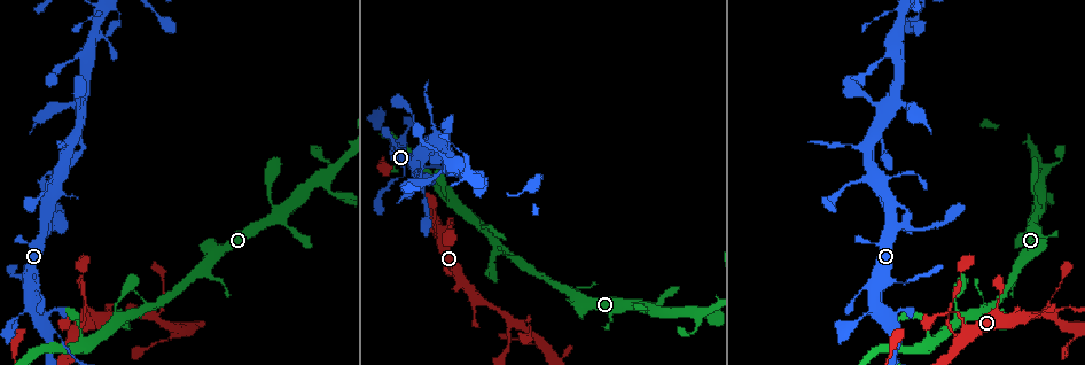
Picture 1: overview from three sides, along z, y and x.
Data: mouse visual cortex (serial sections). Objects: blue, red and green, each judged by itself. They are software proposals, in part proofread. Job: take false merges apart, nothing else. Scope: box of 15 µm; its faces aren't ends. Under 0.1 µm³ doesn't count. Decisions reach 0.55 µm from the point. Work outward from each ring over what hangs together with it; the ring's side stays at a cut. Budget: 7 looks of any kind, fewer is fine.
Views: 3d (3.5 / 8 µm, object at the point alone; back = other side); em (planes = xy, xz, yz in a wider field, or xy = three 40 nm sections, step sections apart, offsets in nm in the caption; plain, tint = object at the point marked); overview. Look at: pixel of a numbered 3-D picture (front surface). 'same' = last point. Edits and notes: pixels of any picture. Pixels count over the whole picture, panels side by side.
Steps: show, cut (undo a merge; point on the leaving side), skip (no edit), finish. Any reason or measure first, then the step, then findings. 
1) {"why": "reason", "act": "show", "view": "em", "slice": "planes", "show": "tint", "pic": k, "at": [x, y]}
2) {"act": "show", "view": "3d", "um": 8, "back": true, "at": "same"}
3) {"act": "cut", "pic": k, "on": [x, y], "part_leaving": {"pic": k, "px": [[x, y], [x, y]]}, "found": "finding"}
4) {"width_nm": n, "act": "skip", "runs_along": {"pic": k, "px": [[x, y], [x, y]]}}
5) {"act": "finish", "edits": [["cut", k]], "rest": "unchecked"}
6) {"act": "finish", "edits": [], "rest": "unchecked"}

{"why": "a narrow waist", "act": "show", "view": "3d", "um": 3.5, "pic": 1, "at": [904, 283]}

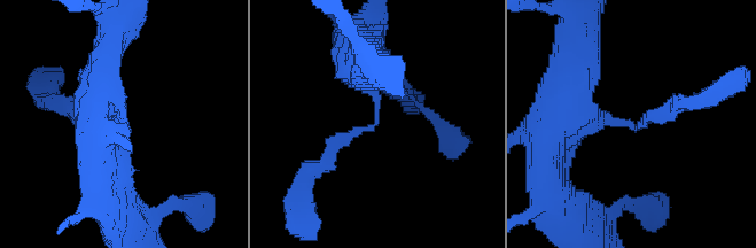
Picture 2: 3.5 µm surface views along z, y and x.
{"arm_widths_nm": [200, 350], "act": "show", "view": "em", "slice": "xy", "step": 3, "show": "plain", "pic": 2, "at": [639, 126]}

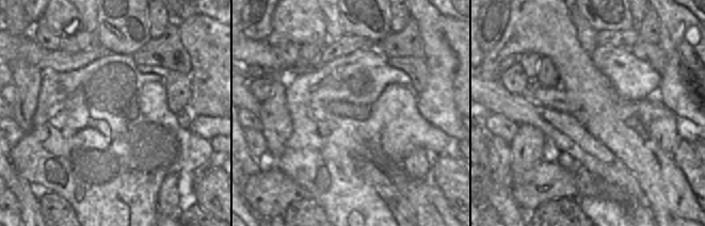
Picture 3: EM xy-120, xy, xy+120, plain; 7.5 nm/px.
{"act": "show", "view": "em", "slice": "xy", "step": 3, "show": "tint", "at": "same"}

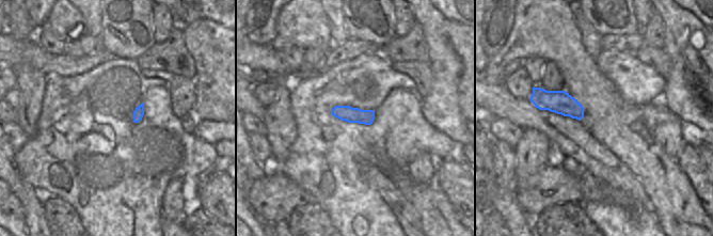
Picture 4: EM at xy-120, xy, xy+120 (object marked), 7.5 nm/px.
{"act": "skip", "runs_along": {"pic": 2, "px": [[570, 98], [636, 130], [685, 106]]}, "found": "continuous, no second cell"}

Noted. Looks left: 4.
{"why": "a narrow waist", "act": "show", "view": "3d", "um": 3.5, "pic": 1, "at": [446, 198]}

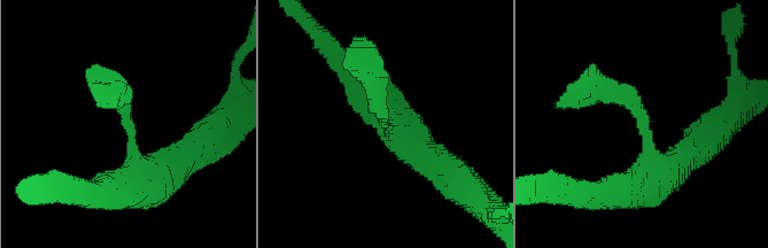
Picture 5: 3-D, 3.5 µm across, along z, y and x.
{"act": "show", "view": "em", "slice": "xy", "step": 2, "show": "tint", "pic": 5, "at": [131, 125]}

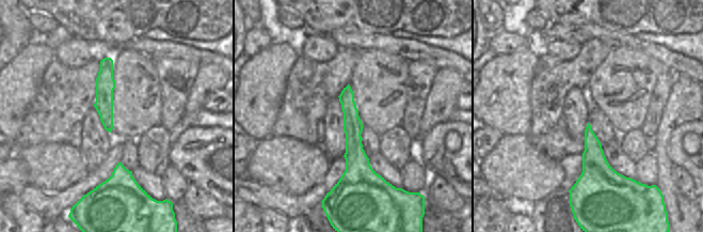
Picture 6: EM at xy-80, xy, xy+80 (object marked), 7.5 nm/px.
{"why": "cut it another way", "act": "show", "view": "em", "slice": "planes", "show": "tint", "at": "same"}

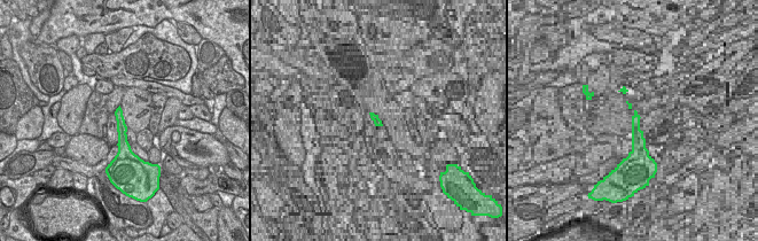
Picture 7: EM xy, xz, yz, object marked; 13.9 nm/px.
{"act": "skip", "runs_along": {"pic": 7, "px": [[118, 111], [118, 158]]}, "found": "one cell here"}

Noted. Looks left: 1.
{"act": "finish", "edits": [], "rest": "unchecked"}

